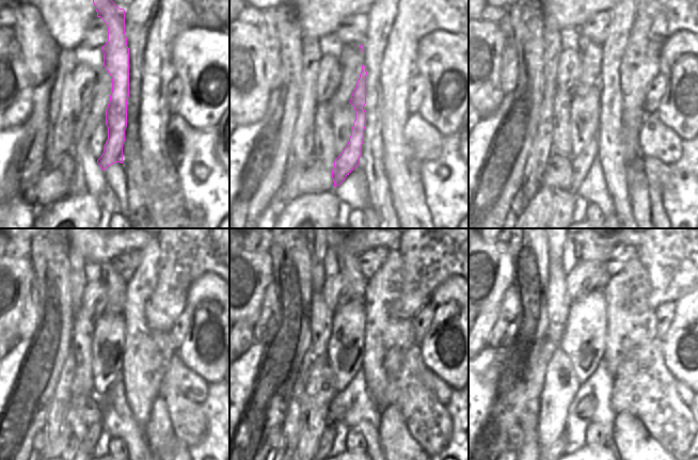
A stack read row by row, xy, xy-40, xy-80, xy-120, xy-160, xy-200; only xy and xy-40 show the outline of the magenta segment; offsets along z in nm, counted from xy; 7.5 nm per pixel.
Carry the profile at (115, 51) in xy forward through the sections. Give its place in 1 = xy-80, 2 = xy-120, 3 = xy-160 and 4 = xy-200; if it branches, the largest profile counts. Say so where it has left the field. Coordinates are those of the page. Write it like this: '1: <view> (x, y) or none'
1: xy-80 (582, 163)
2: xy-120 (93, 431)
3: xy-160 (327, 440)
4: xy-200 (559, 445)

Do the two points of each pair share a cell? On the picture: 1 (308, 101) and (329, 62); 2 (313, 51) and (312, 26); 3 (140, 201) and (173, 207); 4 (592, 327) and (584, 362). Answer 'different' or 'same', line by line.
1: different
2: different
3: same
4: same

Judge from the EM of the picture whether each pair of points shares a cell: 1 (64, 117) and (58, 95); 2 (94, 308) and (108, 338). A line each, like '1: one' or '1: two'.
1: one
2: two

